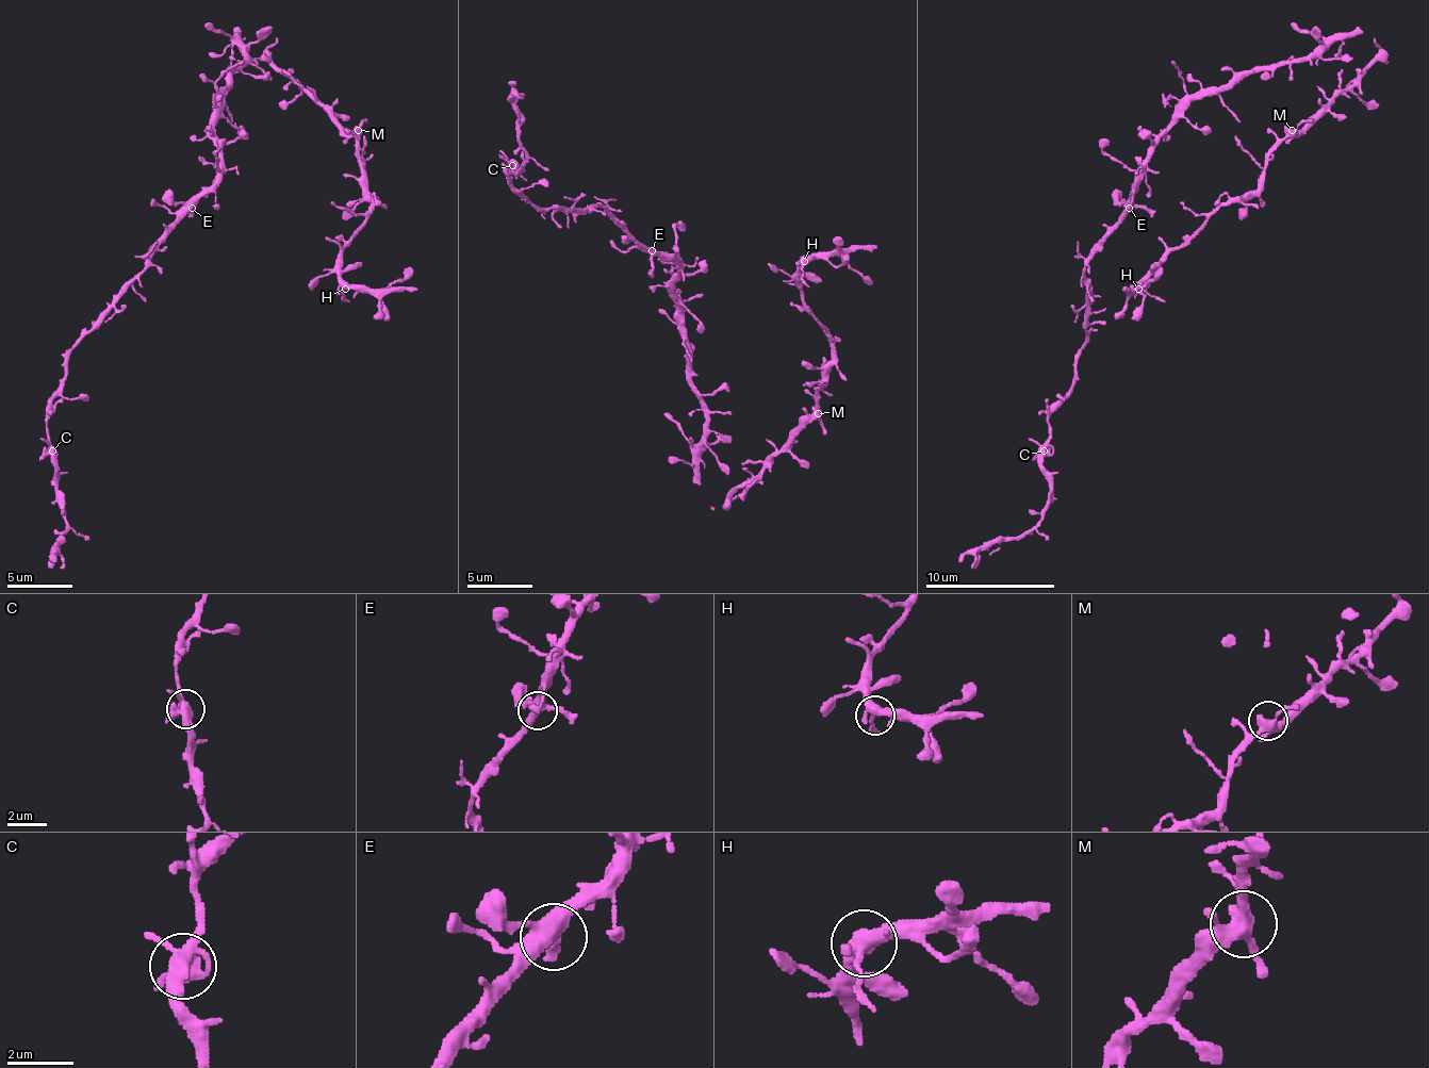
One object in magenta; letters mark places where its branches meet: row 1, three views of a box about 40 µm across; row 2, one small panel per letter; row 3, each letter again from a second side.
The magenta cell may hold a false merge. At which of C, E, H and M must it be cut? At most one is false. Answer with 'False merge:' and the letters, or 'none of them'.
False merge: none of them

